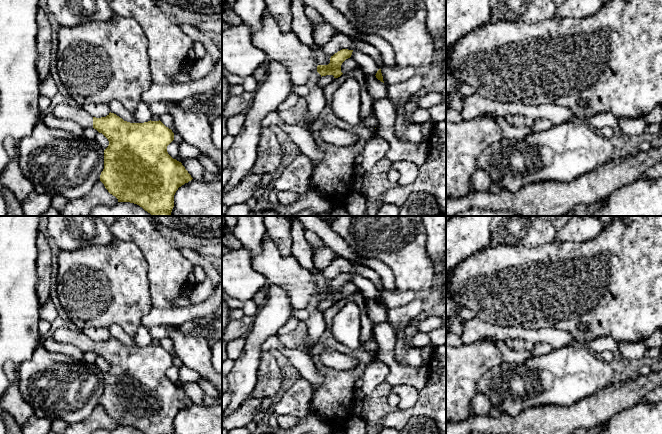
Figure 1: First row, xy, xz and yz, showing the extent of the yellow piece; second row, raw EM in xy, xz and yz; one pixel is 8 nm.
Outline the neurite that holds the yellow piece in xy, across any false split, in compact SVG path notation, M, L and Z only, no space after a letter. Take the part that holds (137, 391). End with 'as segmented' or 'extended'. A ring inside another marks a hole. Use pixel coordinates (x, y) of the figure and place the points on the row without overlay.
M66 327L55 330L50 337L71 344L83 353L93 351L108 363L100 405L118 426L134 427L144 434L172 434L178 412L193 403L182 387L168 378L167 370L174 364L174 357L160 344L130 347L111 336L106 341L96 342L81 330Z | extended

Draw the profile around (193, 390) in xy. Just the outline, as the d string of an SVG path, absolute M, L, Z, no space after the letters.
M195 382L183 383L181 384L181 387L193 403L198 405L204 404L205 393L198 385L198 383Z

